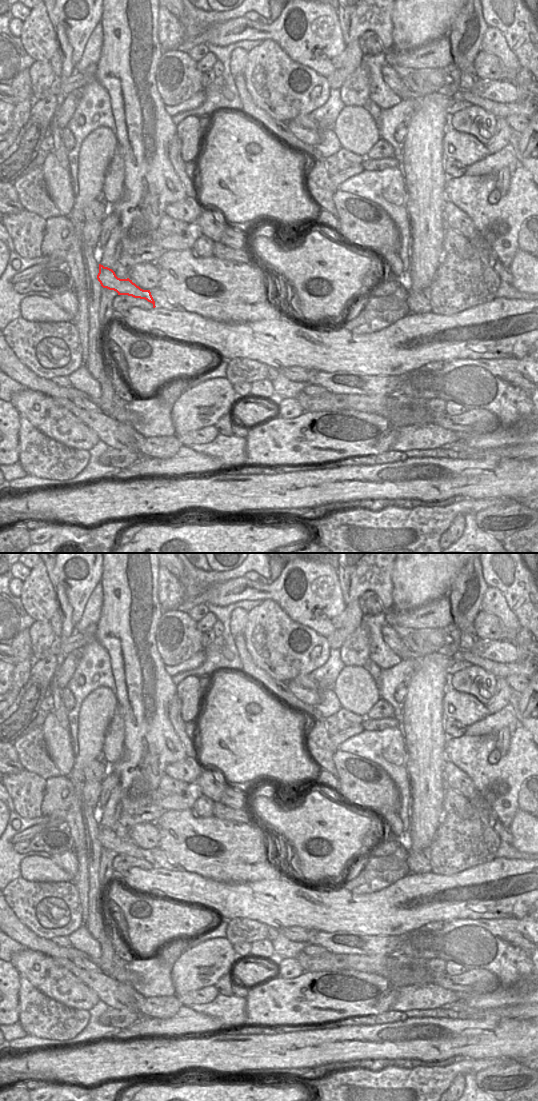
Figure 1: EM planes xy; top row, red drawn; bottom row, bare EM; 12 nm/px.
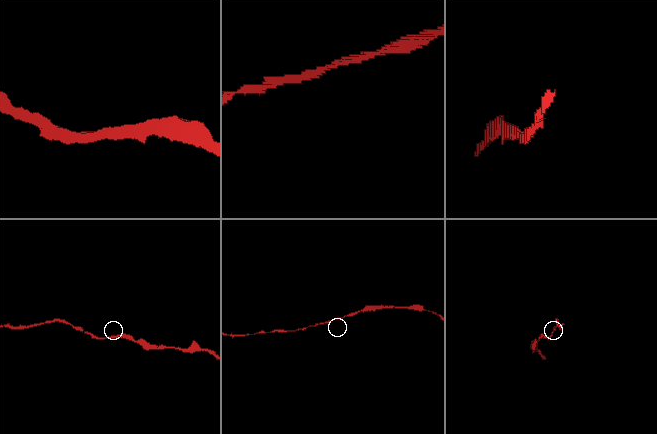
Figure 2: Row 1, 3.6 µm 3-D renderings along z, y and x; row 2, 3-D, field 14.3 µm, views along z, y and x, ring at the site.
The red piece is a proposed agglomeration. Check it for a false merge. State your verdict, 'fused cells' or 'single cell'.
single cell

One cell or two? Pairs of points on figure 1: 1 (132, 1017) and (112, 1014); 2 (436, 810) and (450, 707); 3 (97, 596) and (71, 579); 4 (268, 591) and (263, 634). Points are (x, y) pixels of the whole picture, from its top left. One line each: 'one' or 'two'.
1: one
2: two
3: two
4: two

